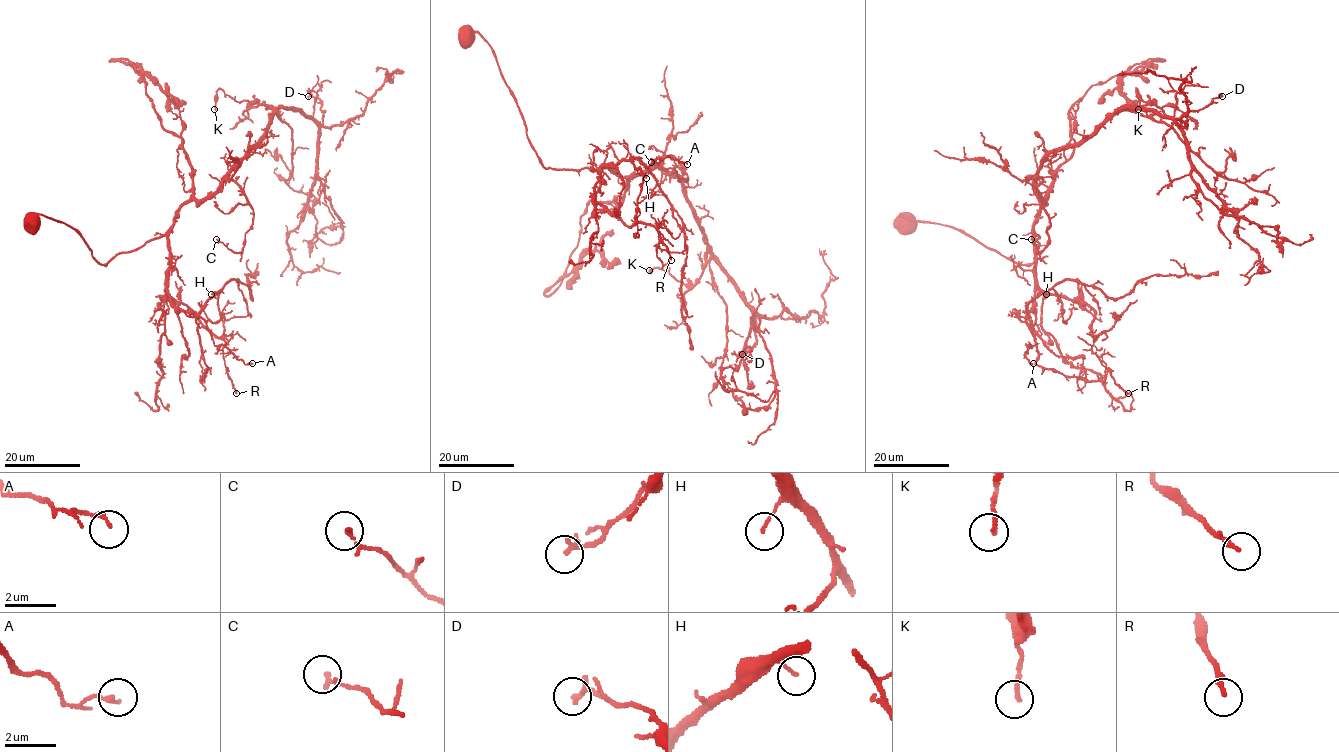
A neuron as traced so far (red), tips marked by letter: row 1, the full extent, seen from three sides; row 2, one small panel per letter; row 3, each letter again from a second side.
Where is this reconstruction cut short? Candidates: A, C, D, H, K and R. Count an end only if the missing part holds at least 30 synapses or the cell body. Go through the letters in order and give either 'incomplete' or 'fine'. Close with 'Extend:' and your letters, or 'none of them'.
A: fine
C: fine
D: fine
H: fine
K: fine
R: fine
Extend: none of them

